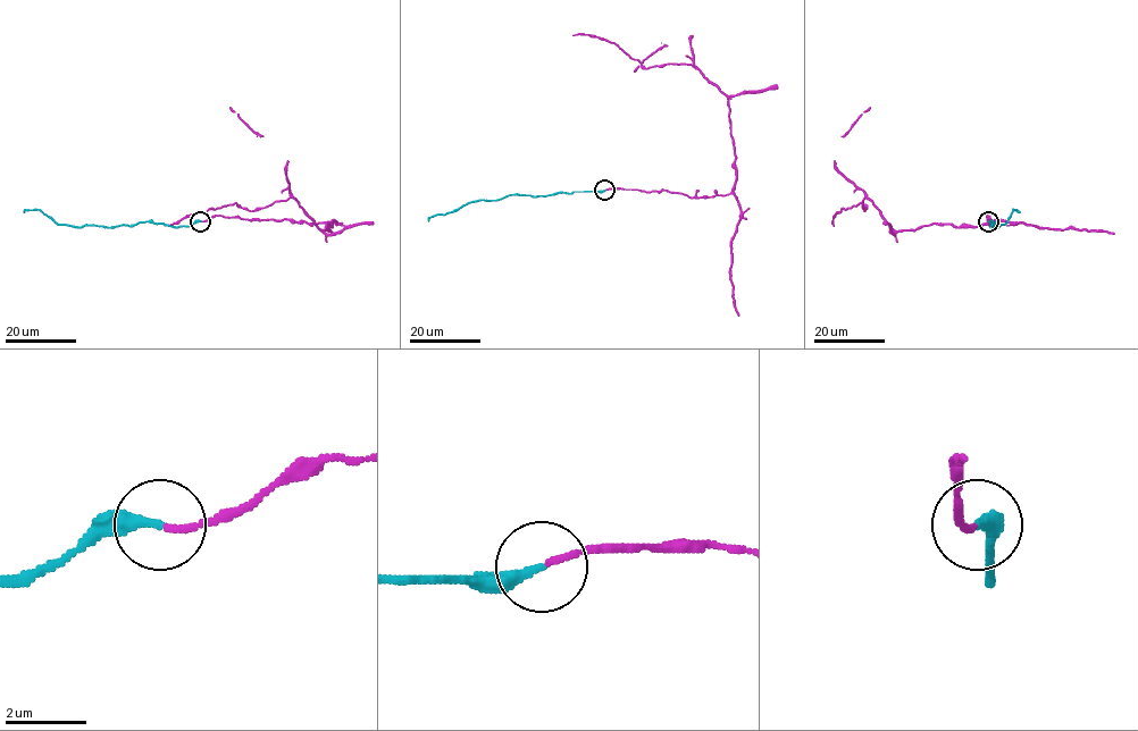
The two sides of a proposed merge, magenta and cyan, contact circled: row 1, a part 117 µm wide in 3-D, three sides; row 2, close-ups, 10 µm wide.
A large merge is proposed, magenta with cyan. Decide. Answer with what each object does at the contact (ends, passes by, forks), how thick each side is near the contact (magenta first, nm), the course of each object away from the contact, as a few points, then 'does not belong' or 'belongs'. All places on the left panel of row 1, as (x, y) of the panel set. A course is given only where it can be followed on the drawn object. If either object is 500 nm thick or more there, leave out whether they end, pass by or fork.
magenta ends; cyan ends; calibres 150 and 280 nm; course magenta (201, 221), (219, 215), (332, 226), (323, 230), (292, 198), (250, 210), (234, 202), (168, 226); course cyan (200, 221), (178, 226), (147, 221), (110, 227), (73, 226), (59, 225), (39, 210), (24, 212); belongs

